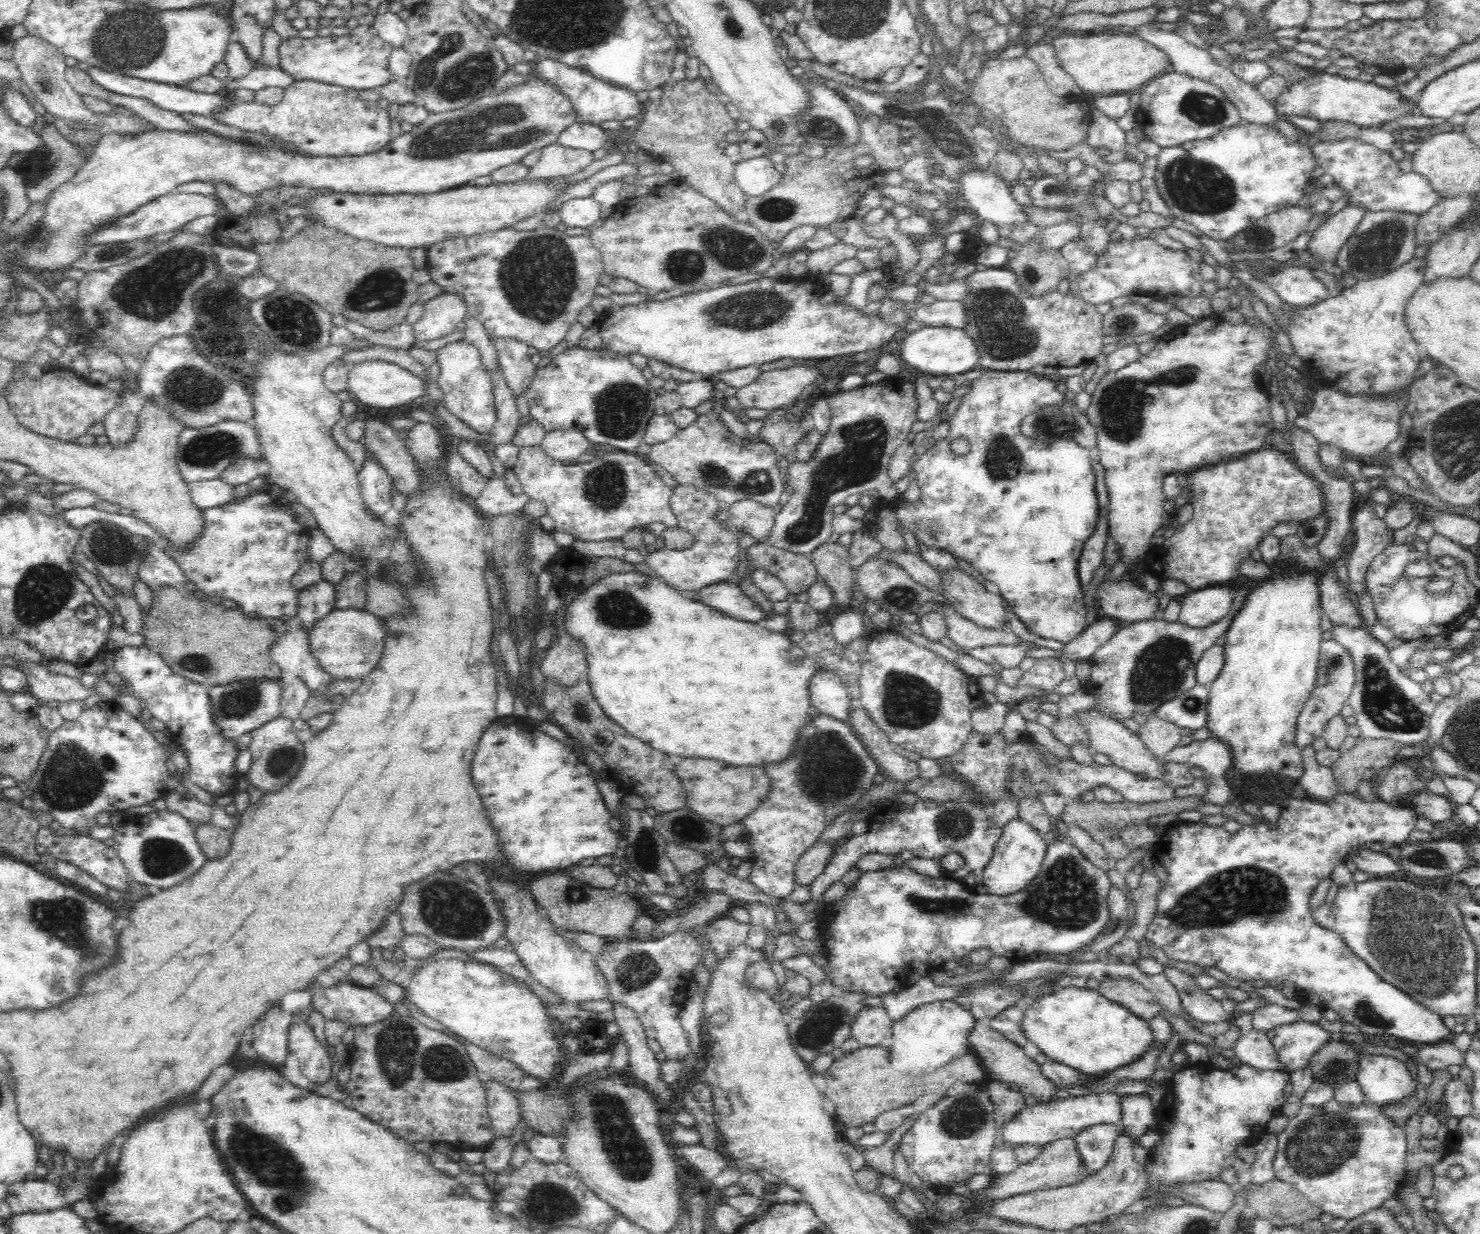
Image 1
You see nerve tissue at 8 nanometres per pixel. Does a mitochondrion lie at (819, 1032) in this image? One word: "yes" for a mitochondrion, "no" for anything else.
yes

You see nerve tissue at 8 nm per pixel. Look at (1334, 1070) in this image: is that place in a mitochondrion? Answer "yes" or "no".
yes

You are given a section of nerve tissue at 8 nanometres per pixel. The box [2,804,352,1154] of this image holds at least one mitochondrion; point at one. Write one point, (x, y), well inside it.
(64, 919)

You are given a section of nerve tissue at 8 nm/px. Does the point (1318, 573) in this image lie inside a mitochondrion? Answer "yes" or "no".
no

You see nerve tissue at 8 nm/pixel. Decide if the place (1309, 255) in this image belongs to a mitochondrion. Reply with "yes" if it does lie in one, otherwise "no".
no

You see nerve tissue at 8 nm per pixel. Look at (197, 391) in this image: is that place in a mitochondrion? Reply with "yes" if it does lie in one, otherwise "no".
yes

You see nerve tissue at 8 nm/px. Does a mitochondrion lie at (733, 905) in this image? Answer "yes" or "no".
no

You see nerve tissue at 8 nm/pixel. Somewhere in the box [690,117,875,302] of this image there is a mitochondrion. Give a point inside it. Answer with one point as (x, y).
(775, 209)

